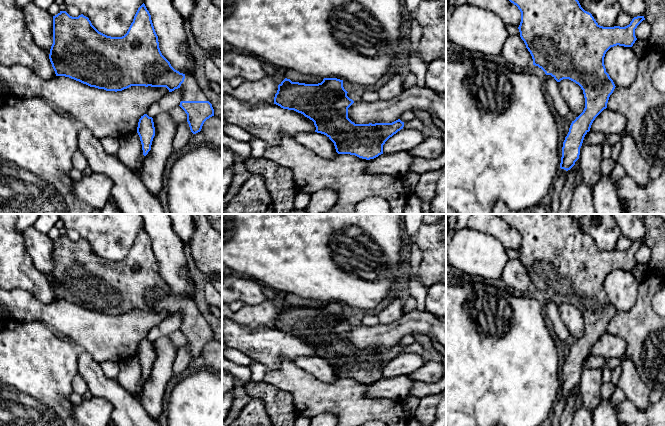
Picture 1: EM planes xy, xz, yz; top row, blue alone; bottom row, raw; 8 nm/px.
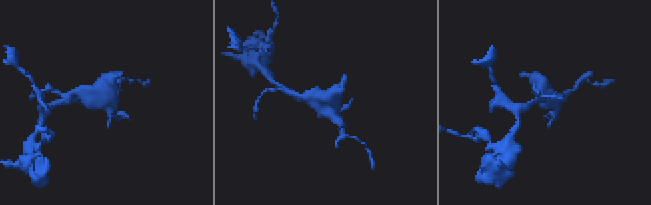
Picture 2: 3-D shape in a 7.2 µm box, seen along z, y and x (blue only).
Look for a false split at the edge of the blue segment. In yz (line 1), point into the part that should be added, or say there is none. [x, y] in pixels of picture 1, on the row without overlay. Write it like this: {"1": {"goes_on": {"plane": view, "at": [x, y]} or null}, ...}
{"1": {"goes_on": {"plane": "yz", "at": [559, 406]}}}

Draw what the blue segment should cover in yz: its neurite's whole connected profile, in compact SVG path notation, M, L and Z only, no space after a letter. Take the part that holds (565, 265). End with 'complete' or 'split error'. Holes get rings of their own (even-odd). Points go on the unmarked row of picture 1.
M496 214L516 229L521 236L521 246L518 251L520 261L530 276L533 289L541 292L546 299L551 299L557 306L569 303L578 308L583 314L585 332L583 336L572 345L569 356L565 361L562 371L561 387L558 399L554 404L548 426L560 426L560 417L565 409L568 395L574 395L575 386L579 383L580 372L585 359L590 355L595 342L607 332L610 319L615 313L615 308L606 296L604 281L606 276L614 270L632 271L637 264L635 253L645 244L644 240L637 240L625 251L603 251L600 250L591 237L585 235L579 225L569 214Z; split error

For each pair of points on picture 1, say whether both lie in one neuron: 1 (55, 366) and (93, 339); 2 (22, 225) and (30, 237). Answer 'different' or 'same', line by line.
1: different
2: different

